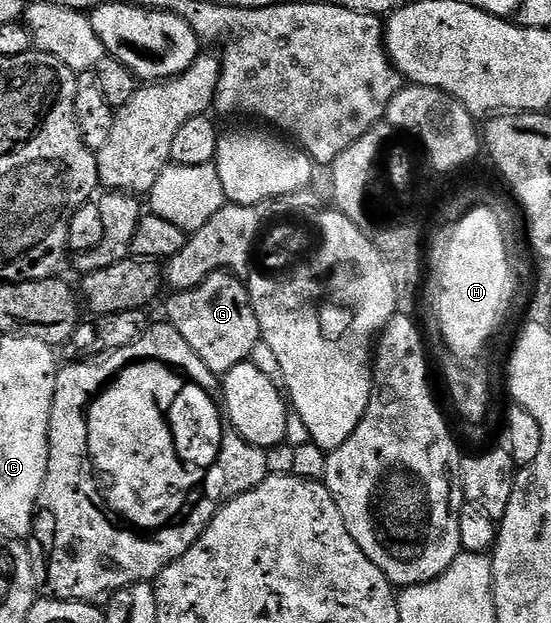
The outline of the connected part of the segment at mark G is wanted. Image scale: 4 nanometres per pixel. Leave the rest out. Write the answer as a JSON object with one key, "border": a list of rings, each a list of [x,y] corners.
{"border":[[[214,273],[191,291],[174,294],[169,307],[168,322],[195,349],[195,353],[218,377],[228,375],[240,363],[252,356],[257,344],[262,342],[261,321],[249,298],[244,282],[236,283],[228,274]]]}

